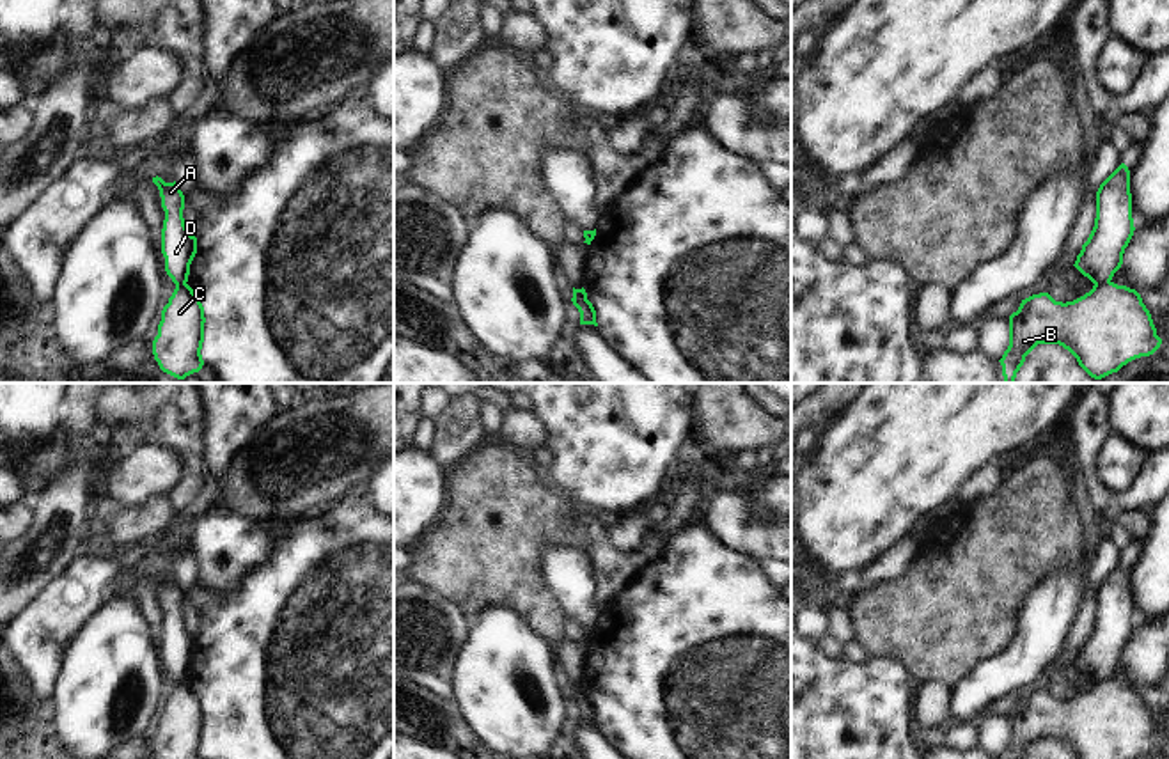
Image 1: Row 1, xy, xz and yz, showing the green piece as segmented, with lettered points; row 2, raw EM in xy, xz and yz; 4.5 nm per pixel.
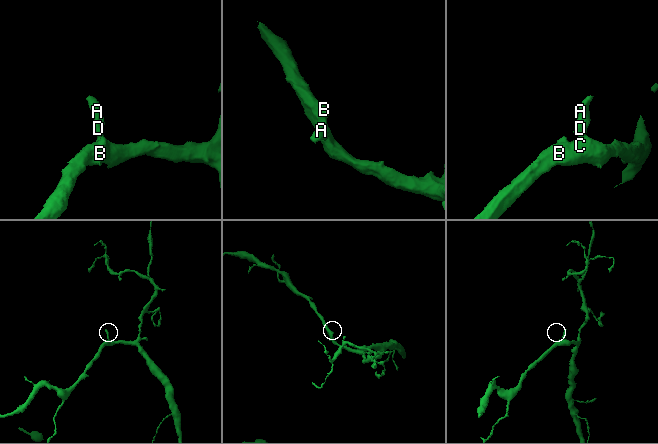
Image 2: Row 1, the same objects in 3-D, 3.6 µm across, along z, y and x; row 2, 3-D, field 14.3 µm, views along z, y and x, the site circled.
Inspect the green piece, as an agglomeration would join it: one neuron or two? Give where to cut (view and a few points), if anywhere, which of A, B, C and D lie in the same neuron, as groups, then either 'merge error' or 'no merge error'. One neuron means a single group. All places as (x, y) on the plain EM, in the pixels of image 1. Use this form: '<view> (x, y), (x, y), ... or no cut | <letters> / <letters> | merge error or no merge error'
yz (1109, 678), (1095, 681) | A D / B C | merge error

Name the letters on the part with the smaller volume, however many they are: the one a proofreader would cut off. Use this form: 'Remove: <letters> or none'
Remove: A, D

